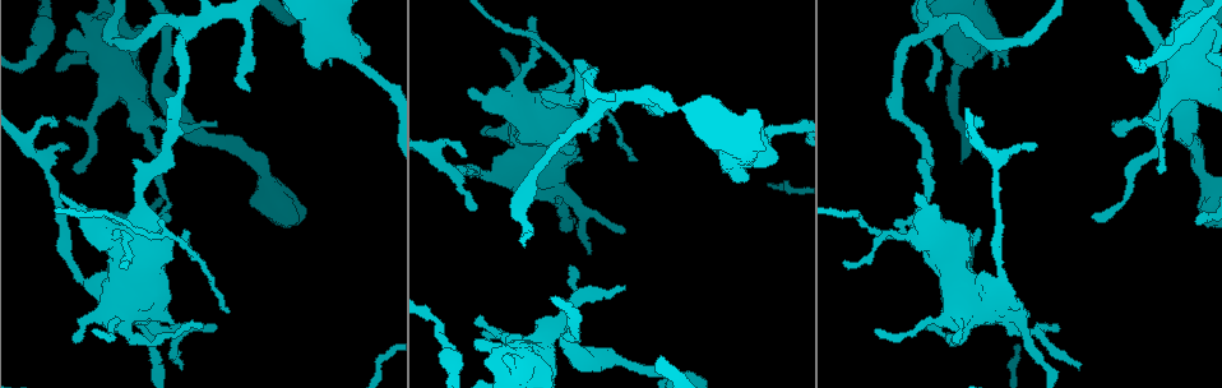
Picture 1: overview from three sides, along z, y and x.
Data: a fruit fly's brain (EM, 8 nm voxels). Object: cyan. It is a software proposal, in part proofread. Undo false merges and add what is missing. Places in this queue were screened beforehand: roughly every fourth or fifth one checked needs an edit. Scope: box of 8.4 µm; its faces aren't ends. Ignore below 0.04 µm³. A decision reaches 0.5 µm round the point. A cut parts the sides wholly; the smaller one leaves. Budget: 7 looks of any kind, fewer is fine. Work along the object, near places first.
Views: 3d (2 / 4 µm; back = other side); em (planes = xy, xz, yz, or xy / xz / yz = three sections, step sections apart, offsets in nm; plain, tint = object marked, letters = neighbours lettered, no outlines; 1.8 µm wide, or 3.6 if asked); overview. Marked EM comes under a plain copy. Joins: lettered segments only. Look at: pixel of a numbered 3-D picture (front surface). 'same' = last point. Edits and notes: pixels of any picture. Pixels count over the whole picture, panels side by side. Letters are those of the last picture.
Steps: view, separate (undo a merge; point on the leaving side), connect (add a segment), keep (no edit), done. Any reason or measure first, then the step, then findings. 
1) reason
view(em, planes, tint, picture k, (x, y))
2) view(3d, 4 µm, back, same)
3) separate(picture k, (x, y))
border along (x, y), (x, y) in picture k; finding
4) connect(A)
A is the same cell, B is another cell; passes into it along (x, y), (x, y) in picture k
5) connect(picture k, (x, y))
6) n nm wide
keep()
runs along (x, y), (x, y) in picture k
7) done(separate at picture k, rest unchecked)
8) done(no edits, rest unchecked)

abrupt turn
view(em, yz, step 4, tint, picture 1, (189, 29))

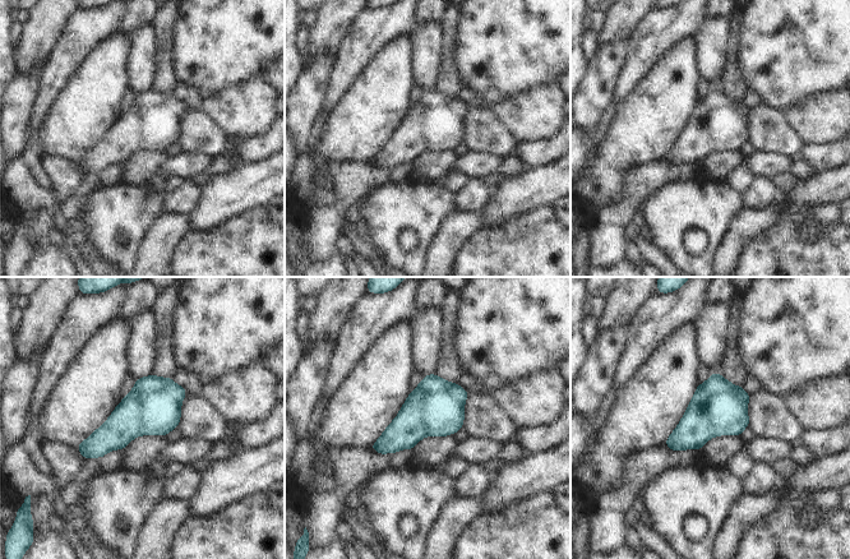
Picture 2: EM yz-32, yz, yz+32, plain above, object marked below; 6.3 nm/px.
cut it another way
view(em, planes, letters, same)

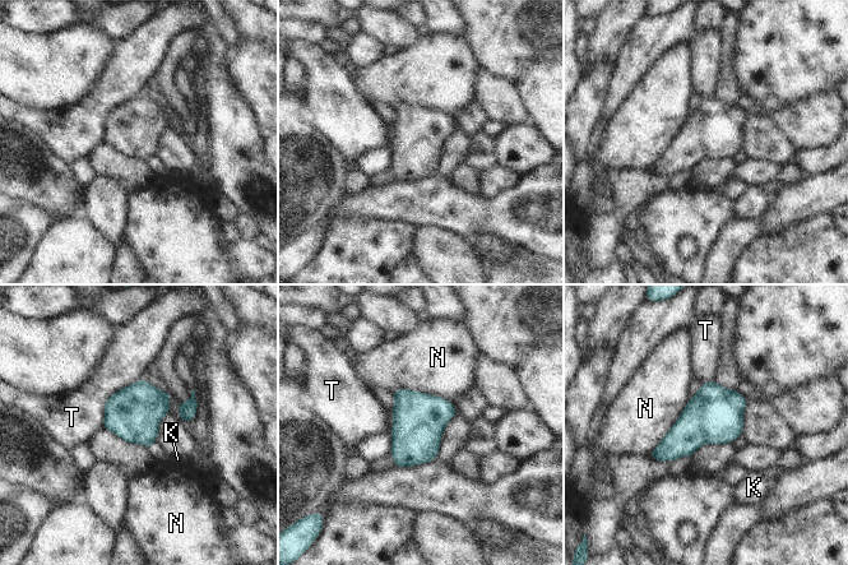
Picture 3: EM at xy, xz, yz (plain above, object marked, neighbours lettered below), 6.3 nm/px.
320 nm wide; T touches over 400 nm
keep()
K, N and T are other cells; all the same neuron

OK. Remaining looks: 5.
view(em, yz, step 8, letters, picture 1, (216, 126))

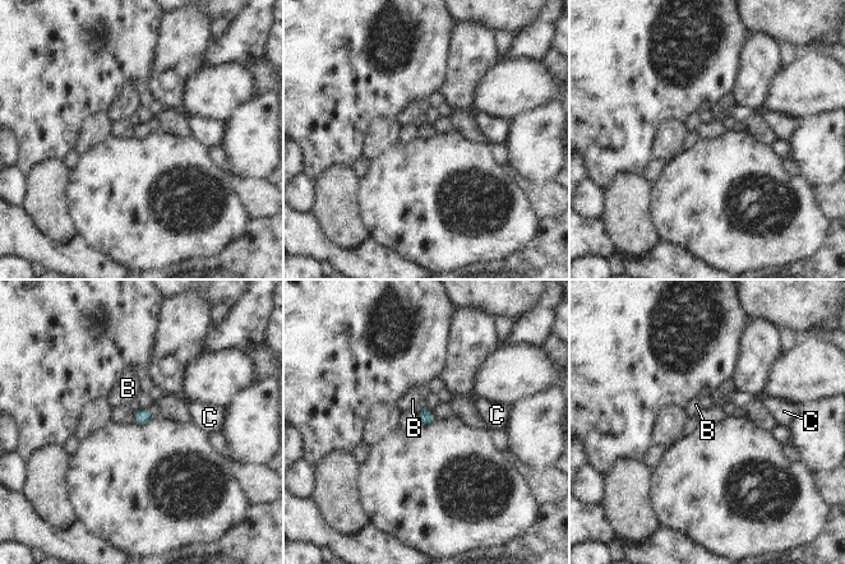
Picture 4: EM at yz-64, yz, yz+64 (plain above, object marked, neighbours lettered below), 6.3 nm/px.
view(em, planes, letters, same)

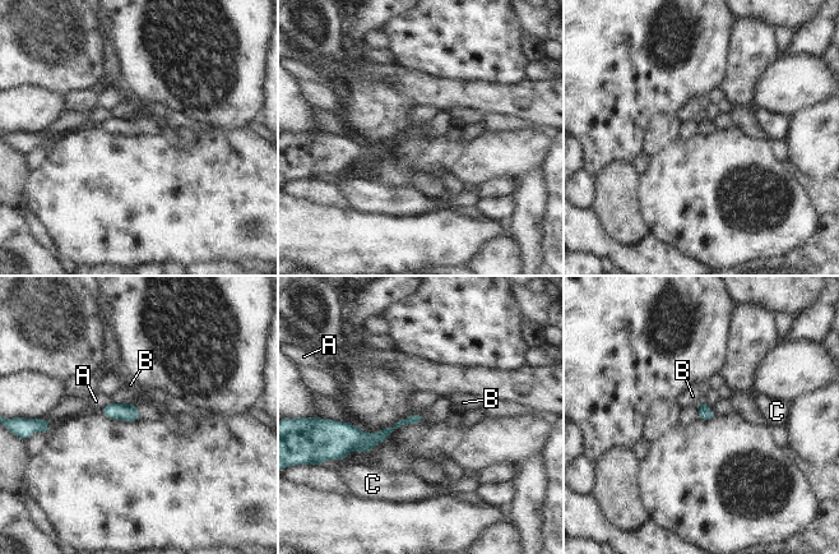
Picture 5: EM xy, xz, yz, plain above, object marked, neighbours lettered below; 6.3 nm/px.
keep()
A, B and C are other cells; runs along (420, 418), (376, 438), (344, 425) in picture 5; none of them fits

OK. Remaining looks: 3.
thick turns thin
view(3d, 4 µm, picture 1, (567, 345))

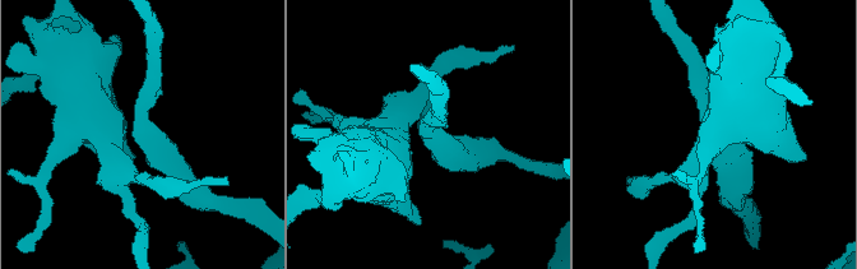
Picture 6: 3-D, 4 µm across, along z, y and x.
4 arms
view(em, xz, step 4, letters, picture 6, (141, 135))

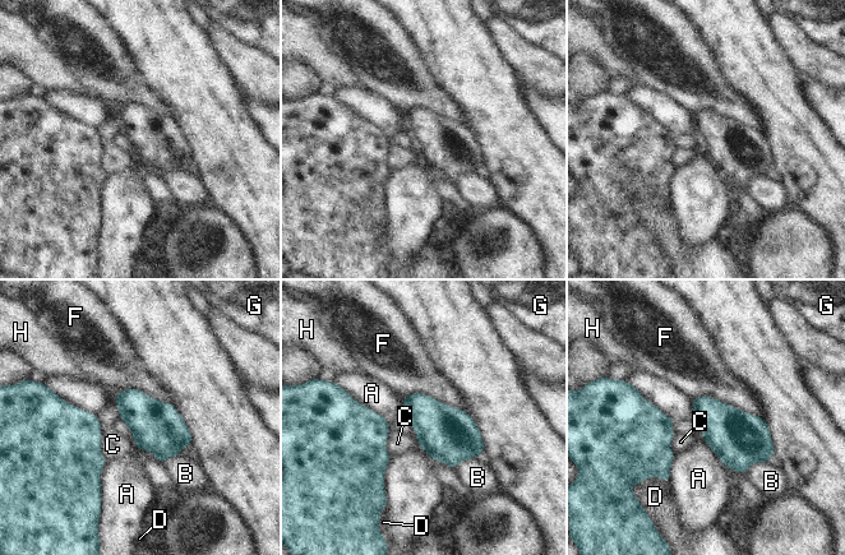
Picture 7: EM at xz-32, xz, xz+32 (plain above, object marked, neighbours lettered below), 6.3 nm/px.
320 nm wide
keep()
A, B, C, D, F, G and H are other cells; all the same neuron

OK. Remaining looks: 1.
done(no edits, rest unchecked)

